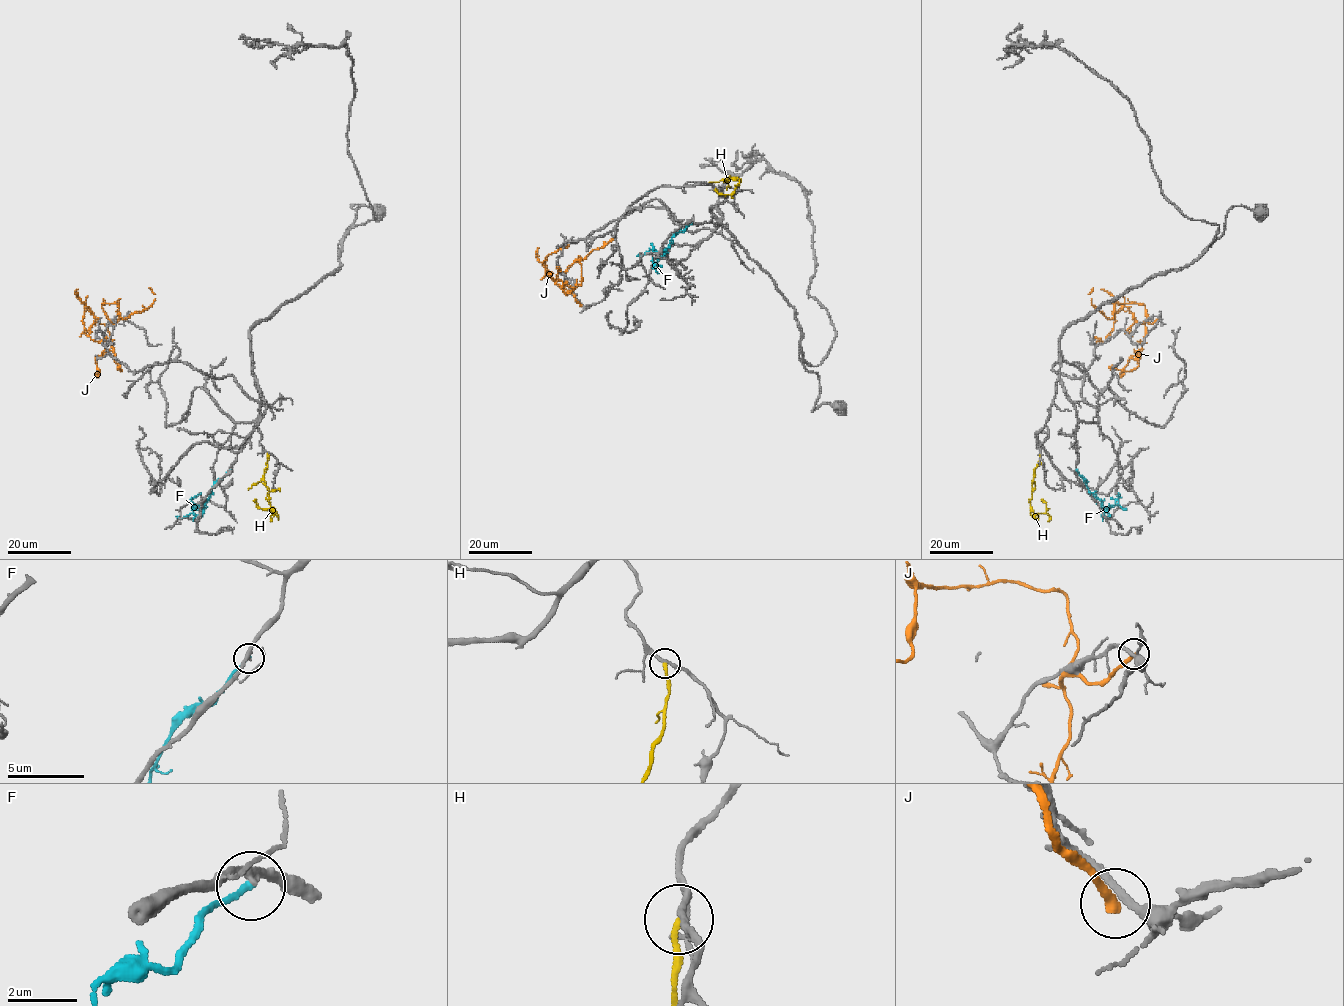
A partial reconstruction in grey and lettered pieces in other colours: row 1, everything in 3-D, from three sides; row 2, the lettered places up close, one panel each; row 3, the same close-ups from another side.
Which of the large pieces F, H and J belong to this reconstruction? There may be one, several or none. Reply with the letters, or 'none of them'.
none of them

